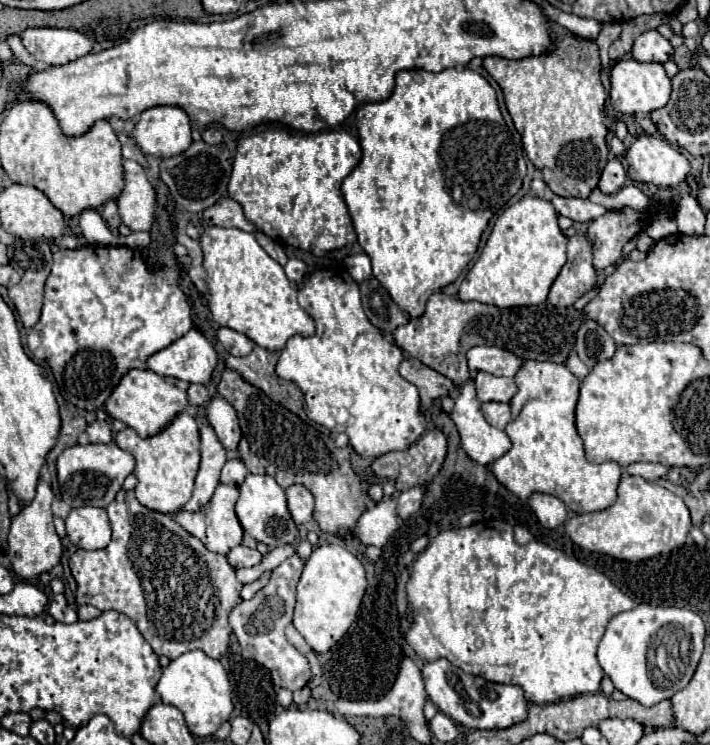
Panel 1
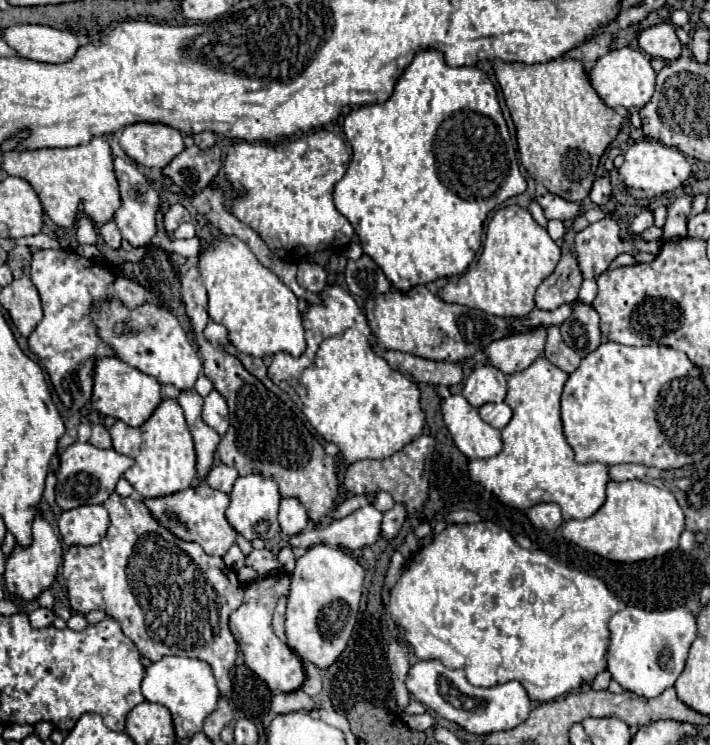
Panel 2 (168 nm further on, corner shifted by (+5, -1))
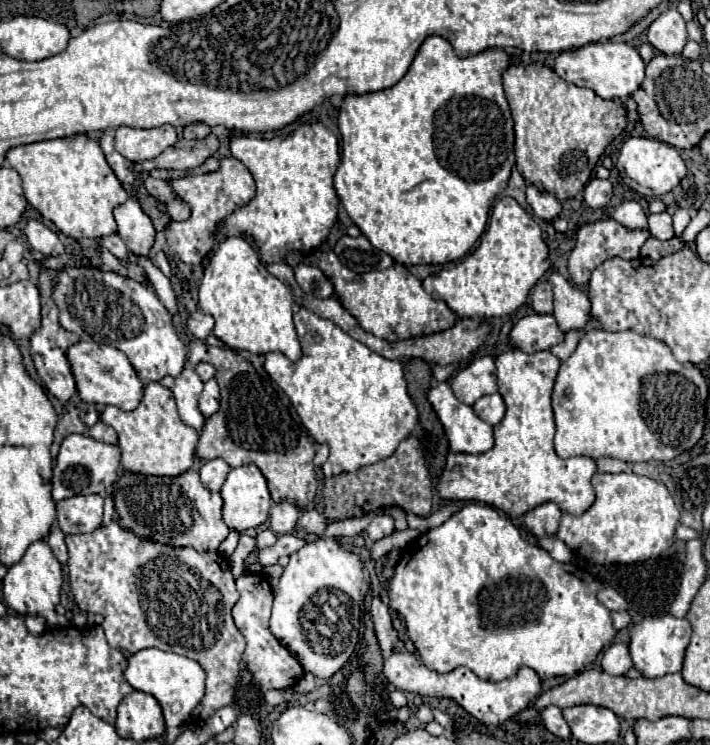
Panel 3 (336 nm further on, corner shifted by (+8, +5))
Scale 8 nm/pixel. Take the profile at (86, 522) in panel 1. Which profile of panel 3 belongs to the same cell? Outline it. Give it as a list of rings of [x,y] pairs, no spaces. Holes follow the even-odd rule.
[[[73,496],[57,502],[57,522],[65,534],[89,534],[101,526],[103,496]]]

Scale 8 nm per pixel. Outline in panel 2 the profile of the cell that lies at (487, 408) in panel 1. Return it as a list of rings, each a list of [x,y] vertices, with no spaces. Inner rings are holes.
[[[500,402],[500,404],[484,404],[480,408],[480,418],[484,422],[488,422],[490,426],[502,430],[510,422],[510,418],[512,418],[512,410],[510,410],[510,406],[506,402]]]

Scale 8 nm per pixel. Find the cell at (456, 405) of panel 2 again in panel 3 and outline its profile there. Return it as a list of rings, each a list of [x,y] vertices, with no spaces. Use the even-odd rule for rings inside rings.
[[[447,382],[435,384],[427,398],[445,428],[451,452],[481,454],[493,448],[493,426],[481,420],[471,406],[459,402]]]

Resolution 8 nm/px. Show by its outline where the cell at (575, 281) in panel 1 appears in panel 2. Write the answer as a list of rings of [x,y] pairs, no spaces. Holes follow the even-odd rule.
[[[566,252],[558,262],[556,270],[538,286],[534,302],[540,310],[556,310],[562,304],[568,304],[578,298],[582,284],[582,274],[576,258]]]

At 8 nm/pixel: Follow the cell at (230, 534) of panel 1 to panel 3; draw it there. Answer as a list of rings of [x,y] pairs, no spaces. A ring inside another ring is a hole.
[[[187,470],[173,478],[125,472],[113,484],[113,494],[121,524],[141,538],[153,538],[171,546],[191,546],[197,552],[215,552],[229,534],[221,518],[223,498],[201,484],[197,470]]]

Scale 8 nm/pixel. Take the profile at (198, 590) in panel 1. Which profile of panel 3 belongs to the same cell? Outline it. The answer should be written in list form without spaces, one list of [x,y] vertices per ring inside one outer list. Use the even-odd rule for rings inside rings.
[[[117,516],[107,526],[101,526],[95,532],[69,534],[65,536],[65,542],[69,550],[67,570],[73,598],[83,612],[95,612],[105,616],[103,630],[109,646],[129,652],[159,648],[197,660],[207,674],[205,698],[193,710],[193,720],[197,722],[209,718],[211,714],[215,714],[219,708],[227,706],[233,700],[239,662],[245,650],[245,638],[241,636],[231,618],[231,608],[239,600],[239,592],[235,588],[235,578],[231,574],[227,558],[223,558],[217,552],[197,552],[195,548],[173,548],[149,538],[141,538],[133,530],[121,526]]]

